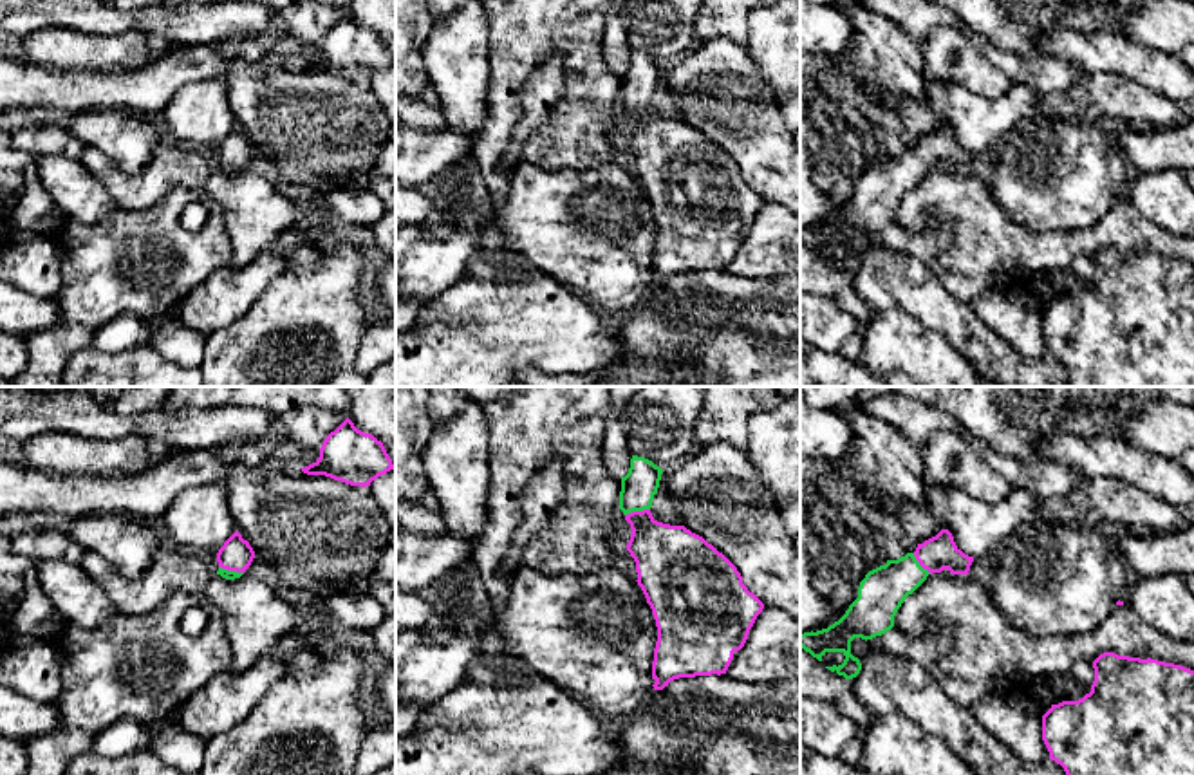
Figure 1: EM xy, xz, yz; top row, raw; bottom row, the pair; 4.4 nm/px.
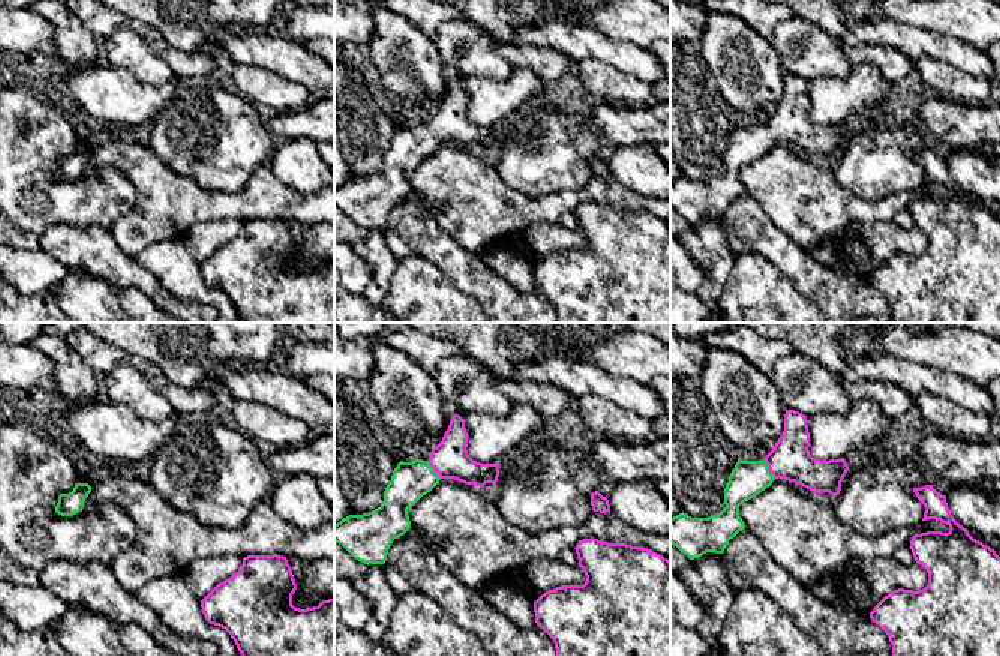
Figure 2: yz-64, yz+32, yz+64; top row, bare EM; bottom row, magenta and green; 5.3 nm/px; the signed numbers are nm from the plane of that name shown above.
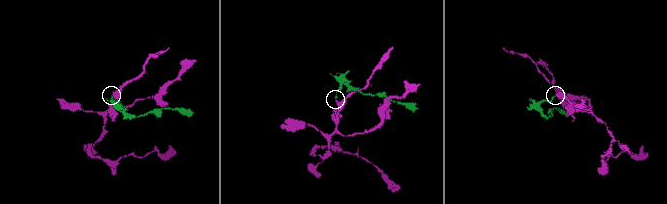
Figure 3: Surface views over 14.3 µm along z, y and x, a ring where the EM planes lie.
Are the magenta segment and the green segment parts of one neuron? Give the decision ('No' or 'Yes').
Yes

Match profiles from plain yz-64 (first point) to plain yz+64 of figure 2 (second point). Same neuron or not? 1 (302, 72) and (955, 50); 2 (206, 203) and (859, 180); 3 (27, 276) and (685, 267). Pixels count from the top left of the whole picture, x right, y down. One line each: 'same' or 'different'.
1: same
2: different
3: same

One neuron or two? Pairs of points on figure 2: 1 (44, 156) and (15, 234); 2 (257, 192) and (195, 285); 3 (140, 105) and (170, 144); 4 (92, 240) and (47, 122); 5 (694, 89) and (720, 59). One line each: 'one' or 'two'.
1: two
2: two
3: two
4: two
5: two

